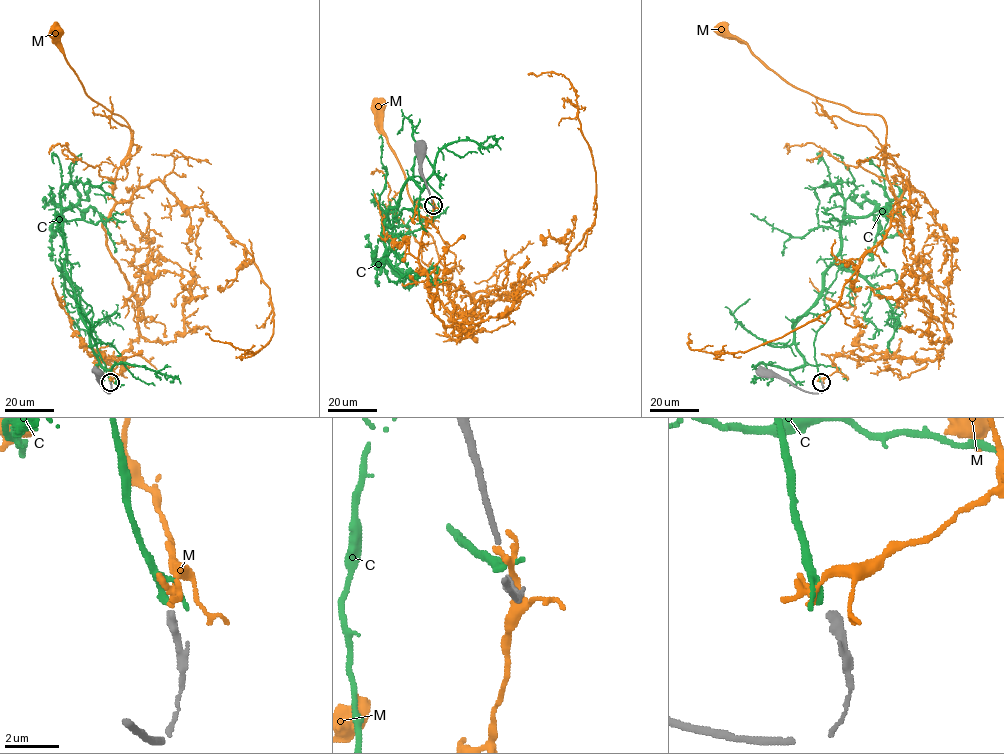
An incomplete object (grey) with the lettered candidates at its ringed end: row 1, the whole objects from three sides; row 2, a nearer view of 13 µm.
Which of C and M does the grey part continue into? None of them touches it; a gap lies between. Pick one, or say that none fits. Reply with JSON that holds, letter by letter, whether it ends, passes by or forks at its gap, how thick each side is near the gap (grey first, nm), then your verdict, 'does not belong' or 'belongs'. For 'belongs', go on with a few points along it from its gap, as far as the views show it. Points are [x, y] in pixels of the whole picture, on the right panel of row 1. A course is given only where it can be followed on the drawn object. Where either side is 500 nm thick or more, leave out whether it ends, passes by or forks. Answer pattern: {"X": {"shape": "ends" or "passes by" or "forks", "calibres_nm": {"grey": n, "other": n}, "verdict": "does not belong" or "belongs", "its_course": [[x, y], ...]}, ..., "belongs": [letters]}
{"C": {"shape": "passes by", "calibres_nm": {"grey": 320, "other": 200}, "verdict": "belongs", "its_course": [[820, 381], [814, 339], [830, 315], [828, 289], [794, 326], [804, 364], [760, 363], [754, 384]]}, "M": {"shape": "forks", "calibres_nm": {"grey": 320, "other": 190}, "verdict": "does not belong"}, "belongs": ["C"]}

